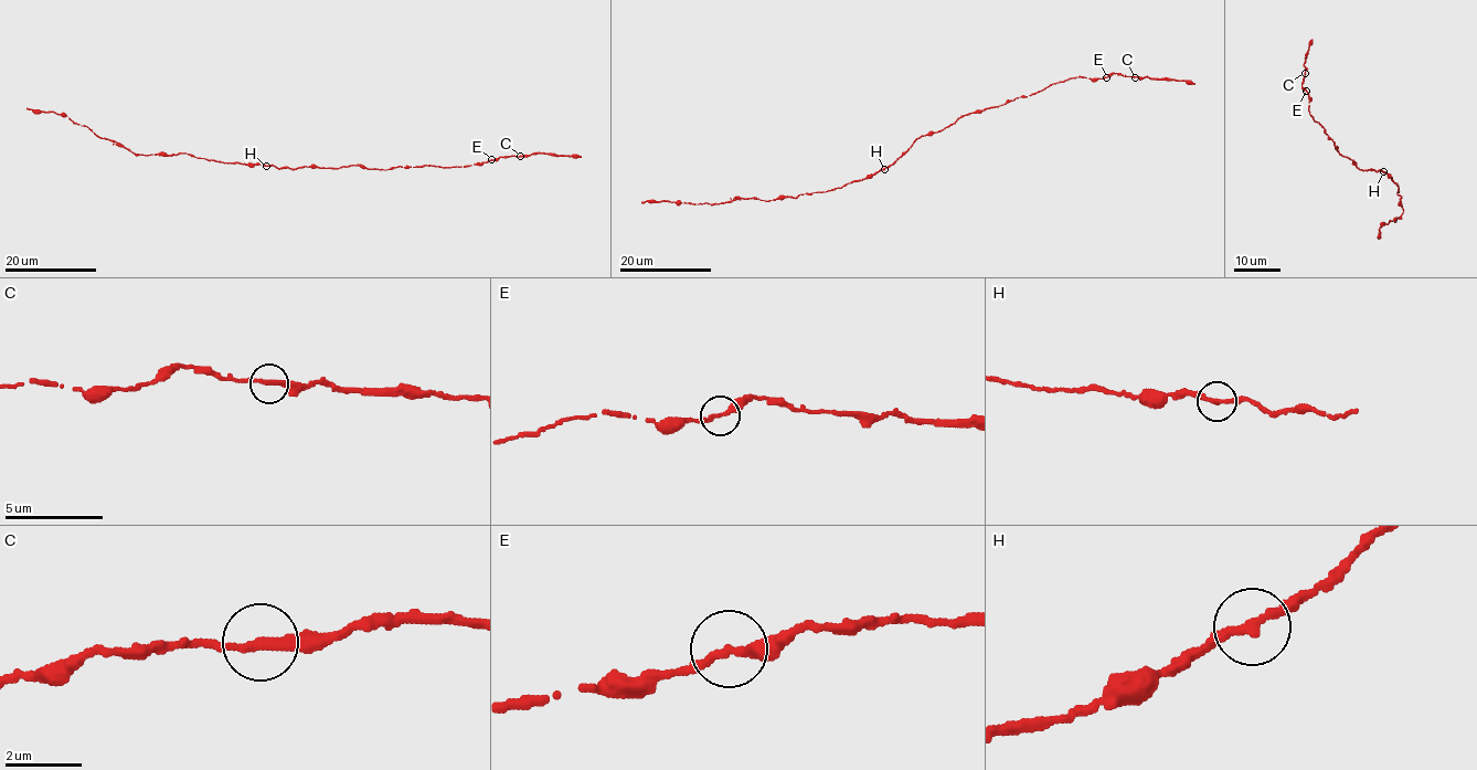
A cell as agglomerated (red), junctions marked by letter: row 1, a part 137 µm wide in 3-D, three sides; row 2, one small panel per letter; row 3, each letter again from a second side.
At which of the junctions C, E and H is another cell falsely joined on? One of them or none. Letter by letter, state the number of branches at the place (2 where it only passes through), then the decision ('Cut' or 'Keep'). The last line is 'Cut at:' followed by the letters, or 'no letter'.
C: Branches: 2. Keep
E: Branches: 2. Keep
H: Branches: 2. Keep
Cut at: no letter

